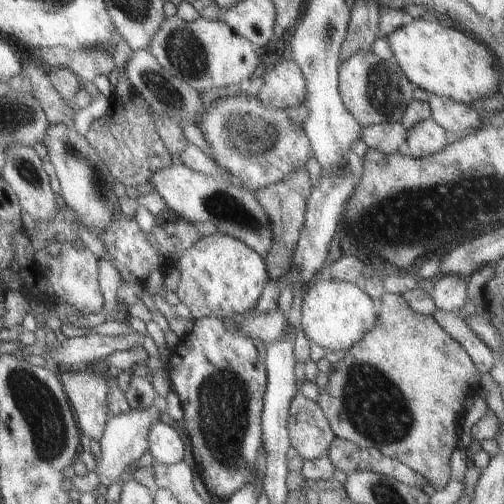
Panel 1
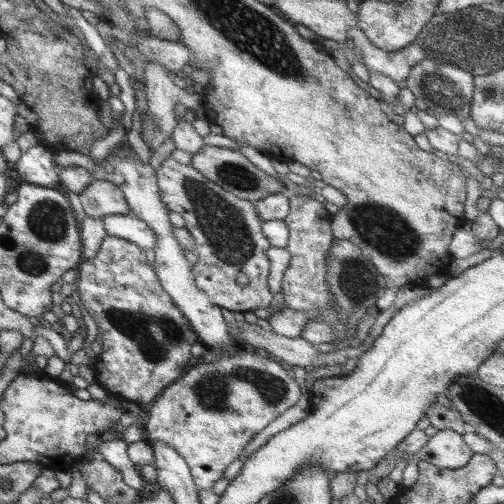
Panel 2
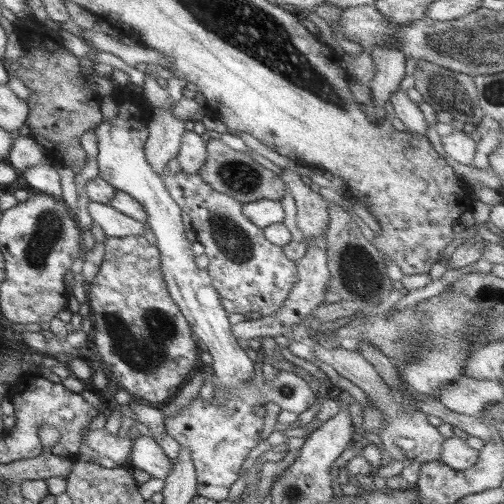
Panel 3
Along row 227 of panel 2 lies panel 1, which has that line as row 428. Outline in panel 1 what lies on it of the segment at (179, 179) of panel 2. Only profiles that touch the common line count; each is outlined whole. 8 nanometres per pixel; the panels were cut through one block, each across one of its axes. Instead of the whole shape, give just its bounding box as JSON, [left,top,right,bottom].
[165,318,267,500]

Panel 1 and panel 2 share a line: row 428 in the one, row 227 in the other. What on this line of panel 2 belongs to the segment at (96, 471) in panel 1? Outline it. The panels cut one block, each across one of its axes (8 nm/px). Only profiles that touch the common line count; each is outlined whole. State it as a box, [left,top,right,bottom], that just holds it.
[101,214,157,250]

